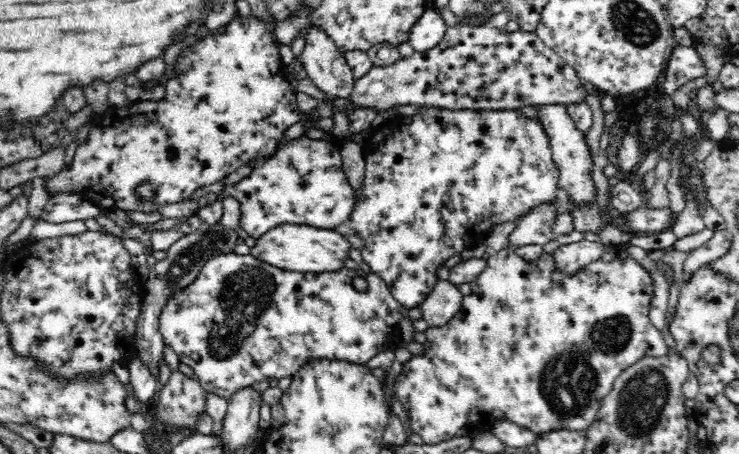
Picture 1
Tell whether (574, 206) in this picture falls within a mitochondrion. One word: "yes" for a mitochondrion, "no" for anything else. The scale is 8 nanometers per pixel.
no

